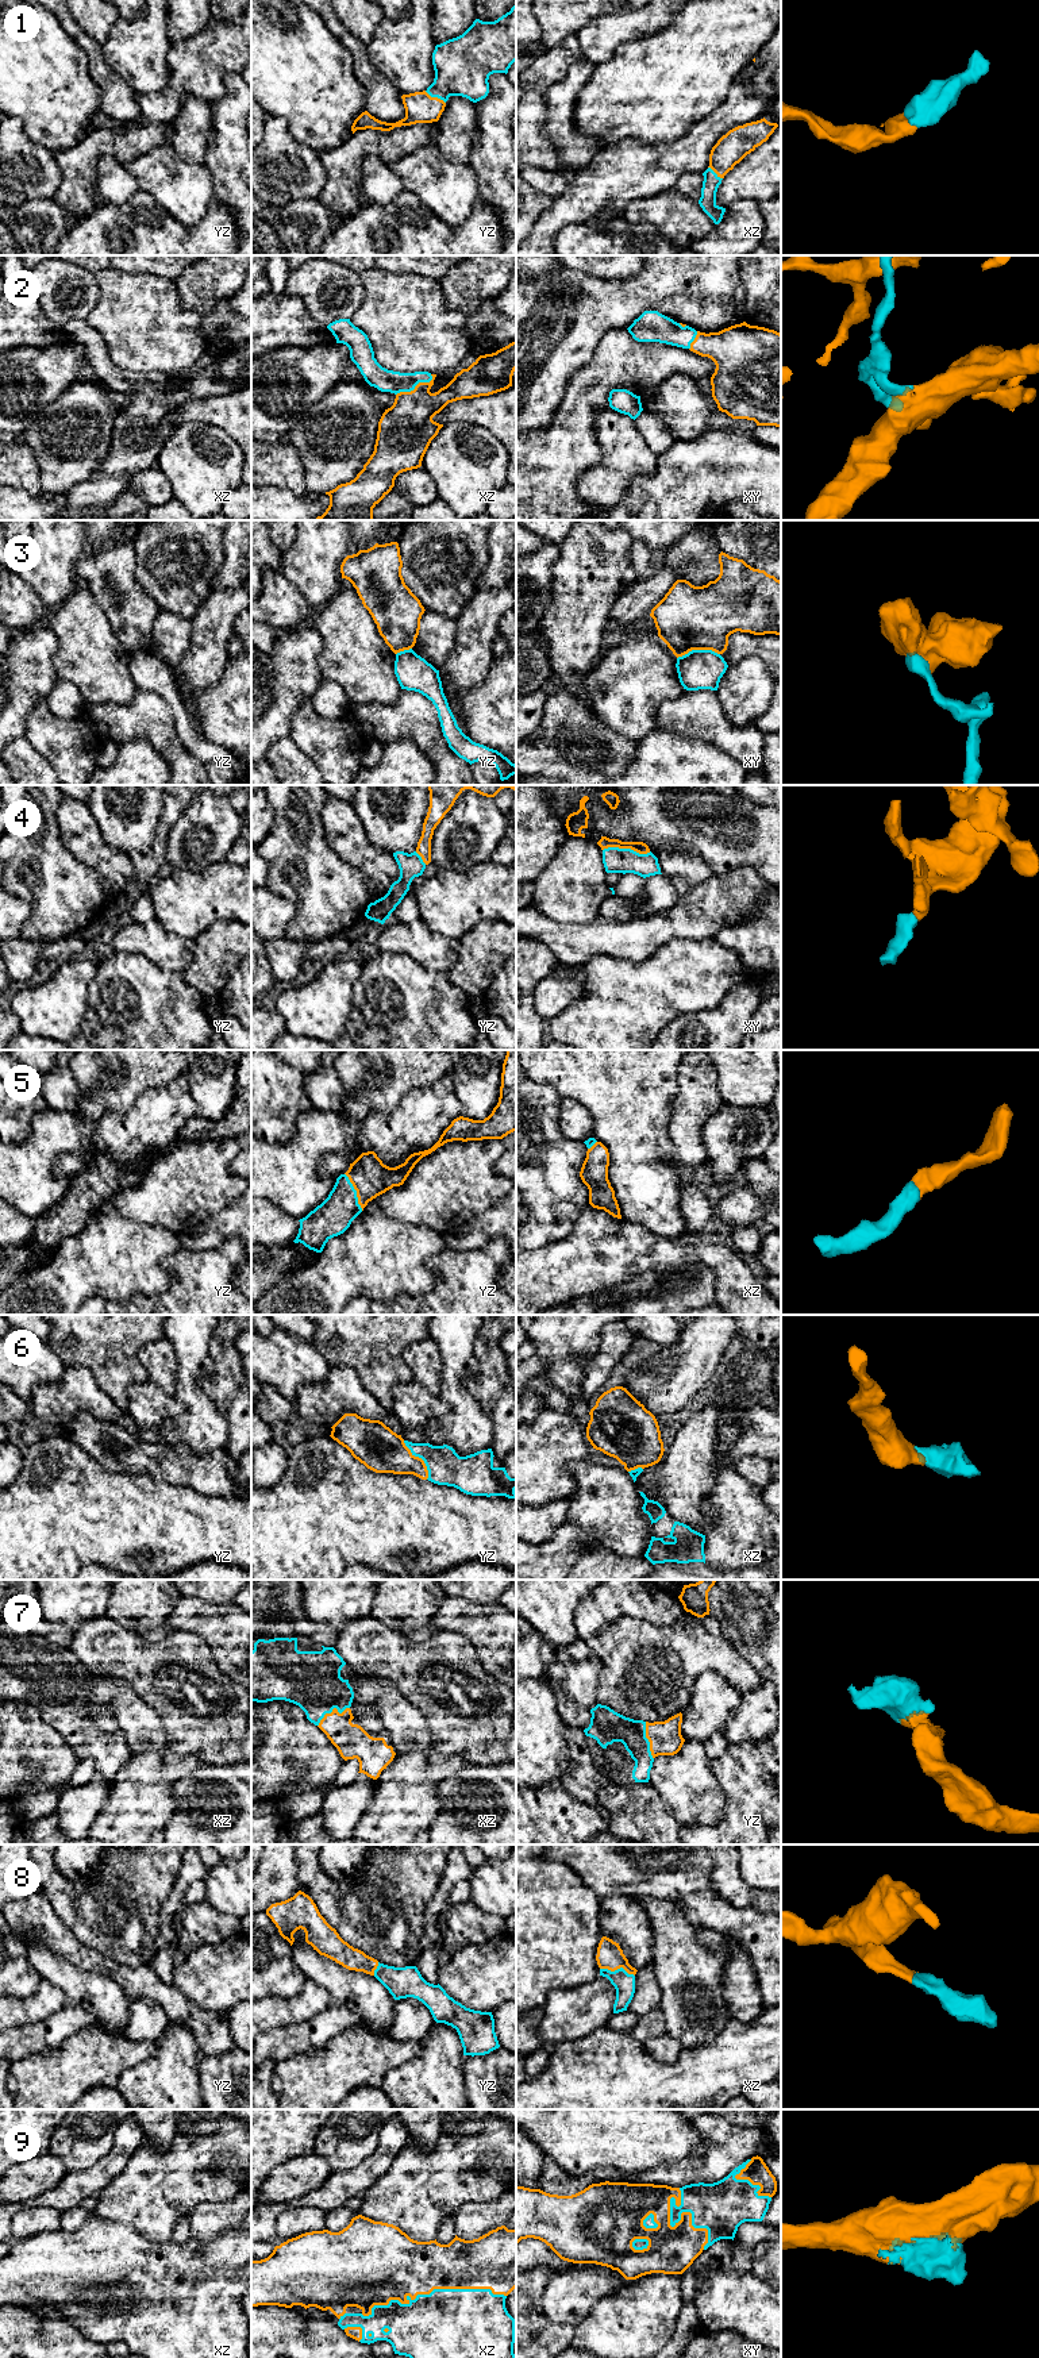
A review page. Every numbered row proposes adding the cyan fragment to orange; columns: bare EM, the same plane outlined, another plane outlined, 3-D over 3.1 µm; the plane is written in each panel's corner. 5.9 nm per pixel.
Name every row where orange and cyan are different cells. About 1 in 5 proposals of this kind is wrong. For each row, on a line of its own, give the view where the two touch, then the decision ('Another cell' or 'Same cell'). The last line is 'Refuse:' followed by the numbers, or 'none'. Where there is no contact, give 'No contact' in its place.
1: Touches orange in yz. Same cell
2: Touches orange in xz. Same cell
3: Touches orange in xy. Another cell
4: Touches orange in xy. Same cell
5: Touches orange in yz. Same cell
6: Touches orange in yz. Same cell
7: Touches orange in xz. Same cell
8: Touches orange in xz. Same cell
9: Touches orange in xz. Same cell
Refuse: 3

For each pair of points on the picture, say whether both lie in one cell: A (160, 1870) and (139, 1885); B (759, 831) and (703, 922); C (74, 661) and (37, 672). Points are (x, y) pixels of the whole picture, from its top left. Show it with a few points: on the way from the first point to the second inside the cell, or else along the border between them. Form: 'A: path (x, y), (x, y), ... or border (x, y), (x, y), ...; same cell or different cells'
A: path (154, 1870), (145, 1880); same cell
B: border (714, 873), (750, 866), (765, 881); different cells
C: border (54, 634), (58, 642), (54, 674), (60, 680); different cells

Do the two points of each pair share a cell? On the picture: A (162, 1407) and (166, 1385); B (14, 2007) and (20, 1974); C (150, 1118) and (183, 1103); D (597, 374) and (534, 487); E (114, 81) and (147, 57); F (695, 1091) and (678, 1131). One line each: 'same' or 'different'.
A: different
B: different
C: same
D: same
E: different
F: same

